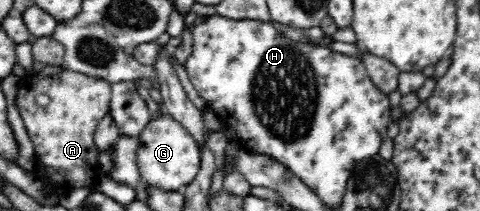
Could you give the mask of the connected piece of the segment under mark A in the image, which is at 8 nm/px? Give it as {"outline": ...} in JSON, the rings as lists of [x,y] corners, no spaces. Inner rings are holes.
{"outline":[[[64,68],[56,76],[21,77],[16,99],[35,156],[45,166],[43,180],[51,180],[65,191],[92,189],[99,174],[94,132],[100,120],[110,114],[111,83]],[[41,94],[49,98],[45,108],[37,104],[37,96]]]}

